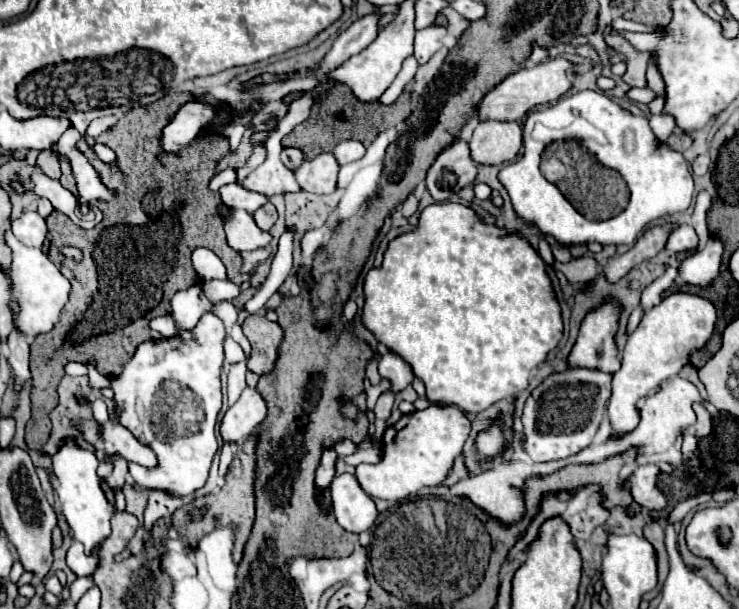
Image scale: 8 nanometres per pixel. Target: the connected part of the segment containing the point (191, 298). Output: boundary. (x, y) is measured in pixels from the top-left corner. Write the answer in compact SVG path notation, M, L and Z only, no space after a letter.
M192 286L188 290L176 292L172 298L172 318L182 330L194 330L196 322L204 312L210 310L210 300L204 296L202 286Z

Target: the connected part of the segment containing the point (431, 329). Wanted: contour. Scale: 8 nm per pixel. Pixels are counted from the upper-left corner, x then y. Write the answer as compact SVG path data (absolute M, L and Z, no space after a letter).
M430 204L428 208L422 210L420 214L420 224L414 232L404 234L400 238L396 238L394 242L390 242L388 252L384 254L384 262L382 268L372 268L366 274L364 280L364 296L366 296L366 304L362 310L362 322L364 326L374 332L374 336L386 344L392 352L400 354L414 370L414 374L424 380L426 384L426 398L432 402L446 402L446 404L454 404L462 410L472 410L472 414L478 414L482 410L486 410L488 406L492 406L494 402L502 400L502 398L514 398L518 392L522 392L528 386L530 380L530 372L534 368L538 368L550 350L554 350L558 346L558 342L562 340L562 318L560 318L560 306L552 294L550 288L550 278L544 270L544 260L520 238L514 234L504 234L500 228L496 226L488 226L482 224L480 218L466 206L462 204Z

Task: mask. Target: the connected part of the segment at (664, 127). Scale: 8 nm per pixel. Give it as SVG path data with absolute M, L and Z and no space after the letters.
M656 114L650 118L650 128L660 140L666 140L674 132L676 120L672 114Z

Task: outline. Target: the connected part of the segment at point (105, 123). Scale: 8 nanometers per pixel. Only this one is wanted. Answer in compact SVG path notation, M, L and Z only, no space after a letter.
M106 116L106 118L98 118L98 120L94 120L90 126L88 126L88 130L86 130L86 134L102 134L102 132L106 132L108 128L112 128L114 124L118 122L118 118L116 116Z

